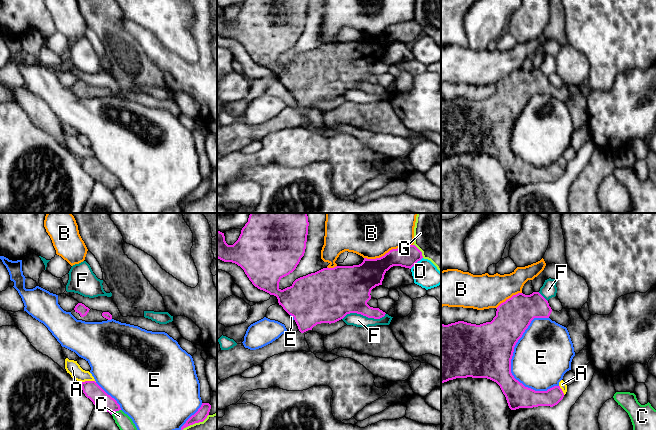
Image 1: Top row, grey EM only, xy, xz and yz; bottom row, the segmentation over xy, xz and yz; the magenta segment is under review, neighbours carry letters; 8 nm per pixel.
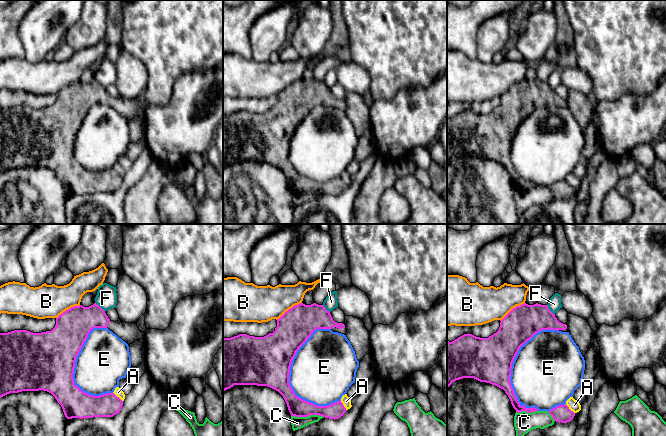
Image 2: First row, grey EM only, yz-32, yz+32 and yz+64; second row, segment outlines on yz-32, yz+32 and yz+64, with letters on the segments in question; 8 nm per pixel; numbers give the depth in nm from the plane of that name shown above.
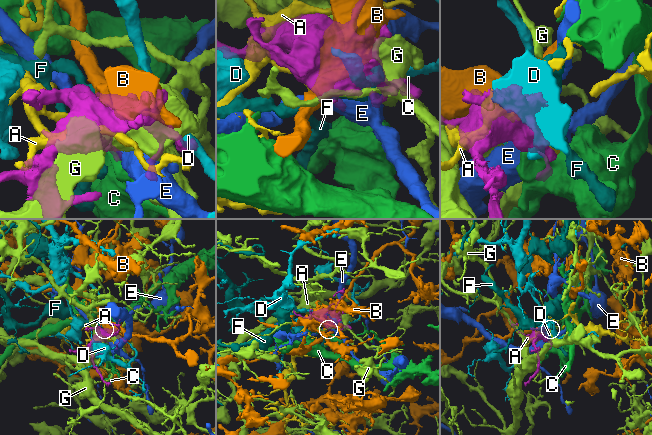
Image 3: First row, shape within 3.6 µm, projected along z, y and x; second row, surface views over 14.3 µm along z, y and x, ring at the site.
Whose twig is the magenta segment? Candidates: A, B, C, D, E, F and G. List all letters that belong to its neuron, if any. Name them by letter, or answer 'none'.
none

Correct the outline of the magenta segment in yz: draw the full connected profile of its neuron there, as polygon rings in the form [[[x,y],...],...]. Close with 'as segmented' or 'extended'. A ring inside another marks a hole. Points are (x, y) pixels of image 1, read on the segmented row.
[[[518,293],[501,303],[491,322],[480,325],[458,321],[441,324],[441,384],[456,378],[487,378],[496,382],[506,397],[511,410],[557,405],[564,397],[560,386],[547,391],[535,391],[525,387],[511,373],[511,359],[514,347],[534,318],[550,318],[568,327],[571,323],[567,309],[557,312],[551,309],[548,301],[539,293],[530,295]]] | extended

